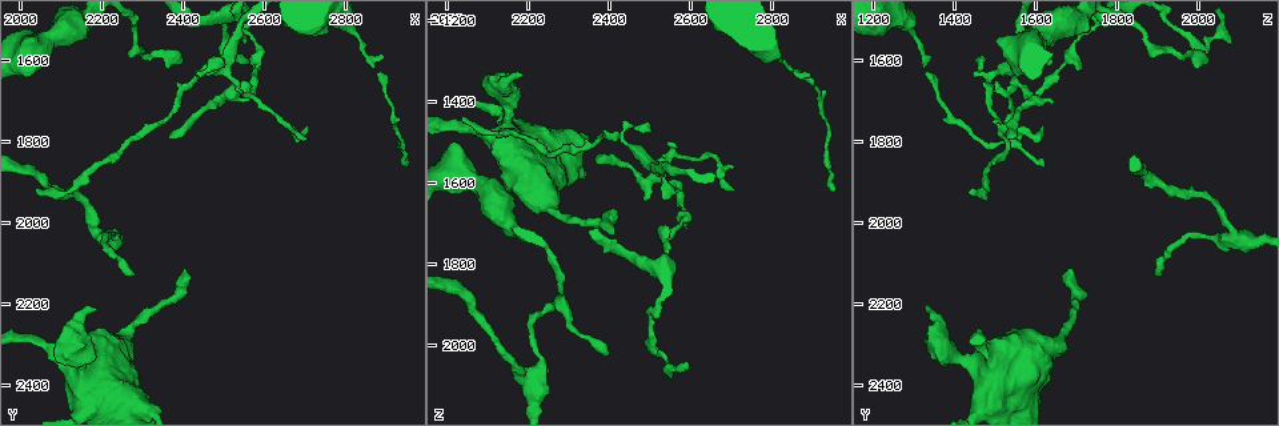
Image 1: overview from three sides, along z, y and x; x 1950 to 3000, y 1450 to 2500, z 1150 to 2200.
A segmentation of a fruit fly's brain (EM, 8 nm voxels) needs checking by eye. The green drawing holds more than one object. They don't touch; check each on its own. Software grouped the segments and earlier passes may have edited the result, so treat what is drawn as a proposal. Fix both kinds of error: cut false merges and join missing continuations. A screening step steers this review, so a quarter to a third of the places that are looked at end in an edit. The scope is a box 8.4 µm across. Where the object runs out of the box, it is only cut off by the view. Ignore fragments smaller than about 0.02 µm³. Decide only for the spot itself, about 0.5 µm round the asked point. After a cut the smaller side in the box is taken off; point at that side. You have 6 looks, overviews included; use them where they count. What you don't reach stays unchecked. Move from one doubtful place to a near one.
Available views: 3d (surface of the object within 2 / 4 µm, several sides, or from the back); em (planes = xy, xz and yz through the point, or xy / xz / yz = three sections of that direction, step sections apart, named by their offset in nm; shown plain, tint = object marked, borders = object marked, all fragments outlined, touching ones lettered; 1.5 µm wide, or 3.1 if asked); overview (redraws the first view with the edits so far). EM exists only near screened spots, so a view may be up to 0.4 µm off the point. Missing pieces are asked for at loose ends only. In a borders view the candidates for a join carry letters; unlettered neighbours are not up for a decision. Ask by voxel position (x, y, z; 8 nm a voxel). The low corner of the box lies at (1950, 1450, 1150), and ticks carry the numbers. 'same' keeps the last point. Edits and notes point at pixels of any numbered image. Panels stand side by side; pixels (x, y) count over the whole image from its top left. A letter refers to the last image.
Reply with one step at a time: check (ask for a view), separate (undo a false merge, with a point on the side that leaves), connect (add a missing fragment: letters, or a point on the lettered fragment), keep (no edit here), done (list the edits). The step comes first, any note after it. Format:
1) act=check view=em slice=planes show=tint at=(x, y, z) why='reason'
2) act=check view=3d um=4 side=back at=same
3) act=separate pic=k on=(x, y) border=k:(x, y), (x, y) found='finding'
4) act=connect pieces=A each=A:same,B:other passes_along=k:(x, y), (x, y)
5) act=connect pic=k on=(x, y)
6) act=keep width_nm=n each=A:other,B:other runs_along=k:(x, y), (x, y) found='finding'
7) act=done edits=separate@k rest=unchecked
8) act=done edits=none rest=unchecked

act=check view=3d um=2 at=(2900, 1595, 1335) why='branch stops here'

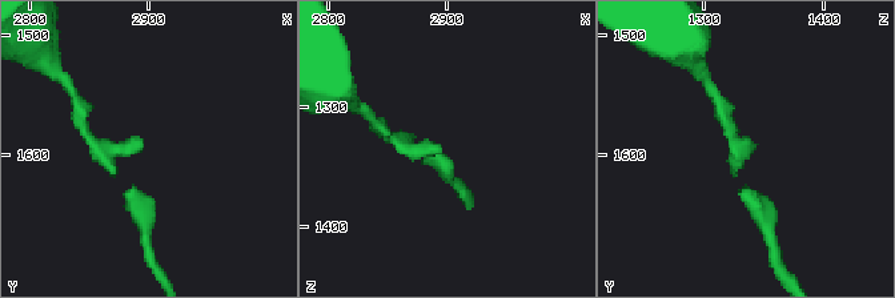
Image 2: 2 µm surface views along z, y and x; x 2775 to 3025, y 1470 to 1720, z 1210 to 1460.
act=check view=em slice=xy step=4 show=tint at=(2898, 1592, 1340) why='now the EM'

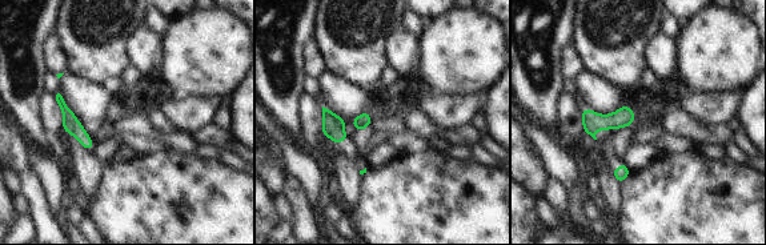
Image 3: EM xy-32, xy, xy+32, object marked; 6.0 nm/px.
act=check view=em slice=xy step=4 show=borders at=same why='see the neighbours'

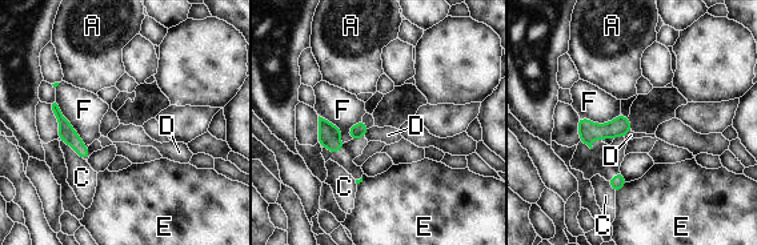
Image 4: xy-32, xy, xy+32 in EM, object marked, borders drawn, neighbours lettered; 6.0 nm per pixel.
act=keep each=A:other,C:other,D:other,E:other,F:other border=4:(369, 128), (364, 136) found='no lettered fragment goes on from it'

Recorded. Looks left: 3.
act=check view=3d um=4 at=(2710, 1765, 1620) why='an open end'

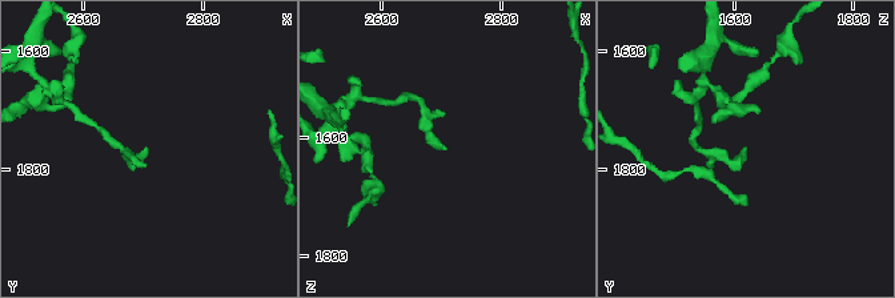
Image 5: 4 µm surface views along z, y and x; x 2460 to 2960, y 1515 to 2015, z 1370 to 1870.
act=check view=em slice=xz step=4 show=borders at=(2710, 1770, 1620)

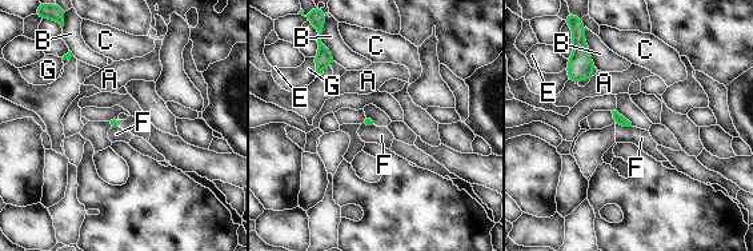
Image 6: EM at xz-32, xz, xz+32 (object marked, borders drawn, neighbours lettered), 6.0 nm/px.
act=keep each=A:other,B:other,C:other,E:other,F:other,G:other border=6:(616, 123), (631, 127) found='no lettered fragment goes on from it'

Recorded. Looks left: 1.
act=done edits=none rest=unchecked

